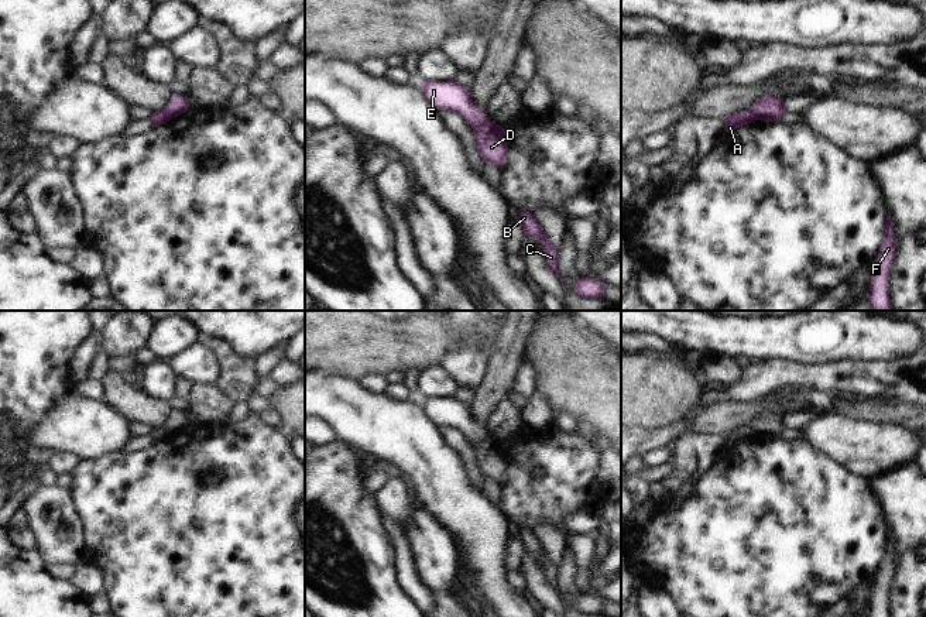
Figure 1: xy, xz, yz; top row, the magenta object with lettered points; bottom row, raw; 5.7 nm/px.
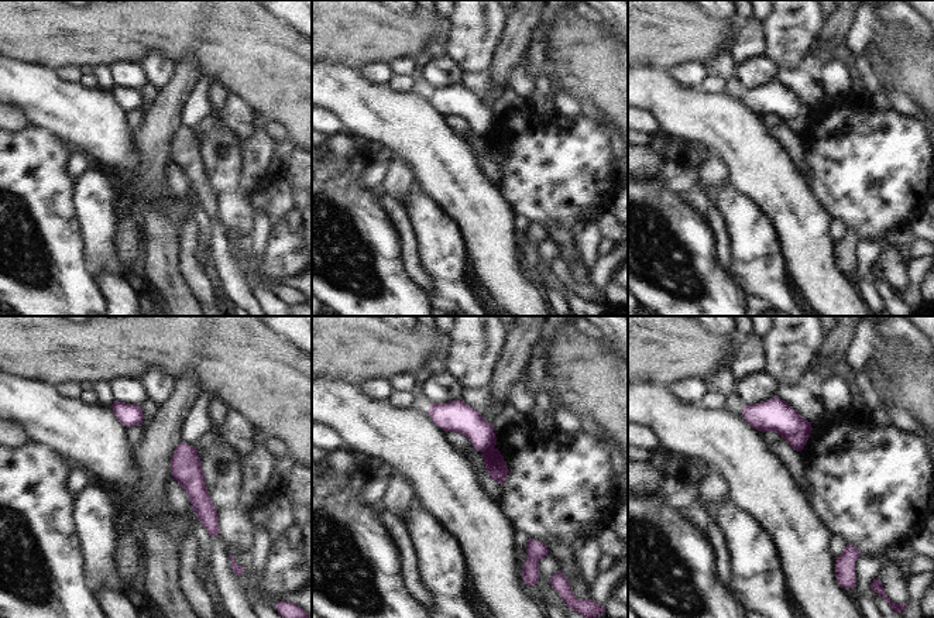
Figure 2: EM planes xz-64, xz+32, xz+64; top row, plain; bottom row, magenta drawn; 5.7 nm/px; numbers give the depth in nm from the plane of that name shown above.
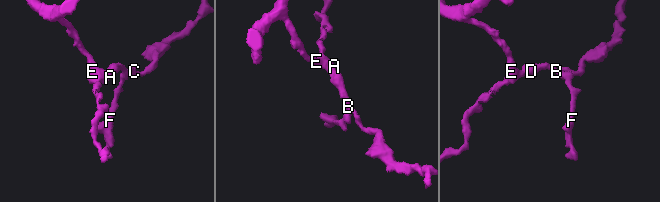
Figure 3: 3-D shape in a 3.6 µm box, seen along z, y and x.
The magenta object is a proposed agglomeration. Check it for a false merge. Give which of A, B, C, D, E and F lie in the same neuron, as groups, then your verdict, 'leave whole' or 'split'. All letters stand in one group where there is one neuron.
groups A E / B C D F; split

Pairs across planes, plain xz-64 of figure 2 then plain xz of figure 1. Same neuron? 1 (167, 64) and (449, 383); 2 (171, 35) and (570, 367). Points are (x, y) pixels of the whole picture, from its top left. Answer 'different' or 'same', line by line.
1: different
2: same

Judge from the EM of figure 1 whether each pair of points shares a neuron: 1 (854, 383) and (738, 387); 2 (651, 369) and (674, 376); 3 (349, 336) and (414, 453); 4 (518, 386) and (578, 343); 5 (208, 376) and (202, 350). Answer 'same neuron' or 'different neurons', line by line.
1: same neuron
2: same neuron
3: different neurons
4: different neurons
5: same neuron

